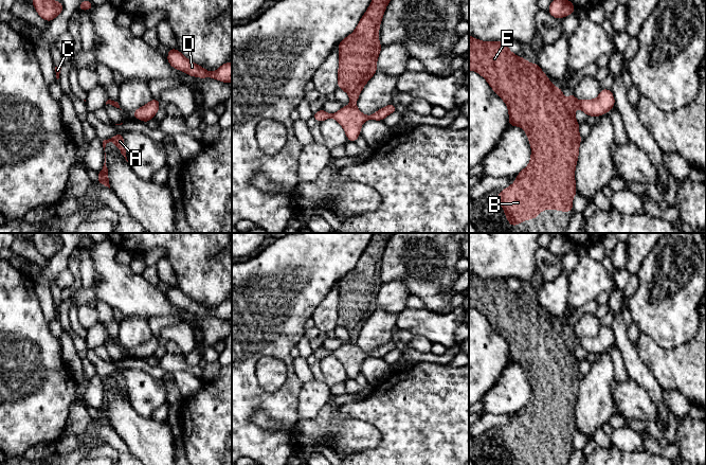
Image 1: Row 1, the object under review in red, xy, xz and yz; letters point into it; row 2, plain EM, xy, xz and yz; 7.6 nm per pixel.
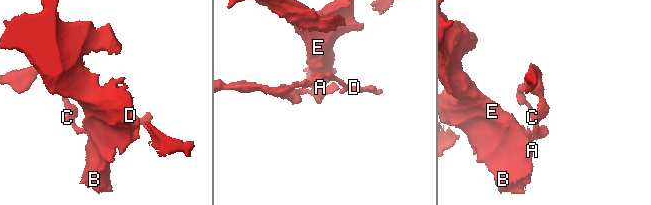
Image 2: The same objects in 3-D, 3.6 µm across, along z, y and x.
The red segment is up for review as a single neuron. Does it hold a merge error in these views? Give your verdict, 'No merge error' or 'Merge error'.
Merge error

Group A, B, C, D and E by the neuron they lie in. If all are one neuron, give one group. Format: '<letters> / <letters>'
A B E / C D

